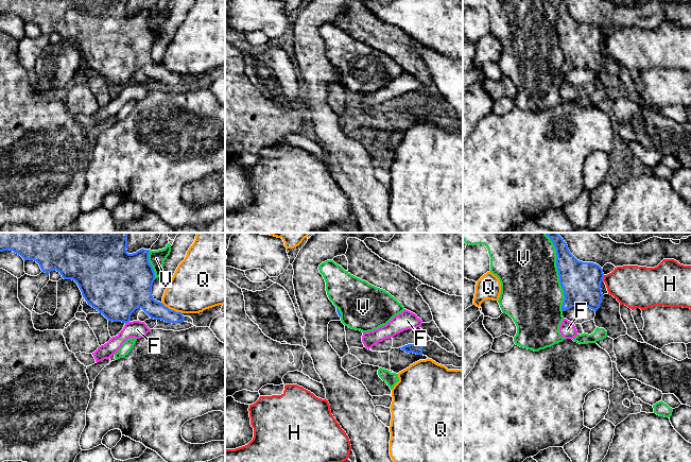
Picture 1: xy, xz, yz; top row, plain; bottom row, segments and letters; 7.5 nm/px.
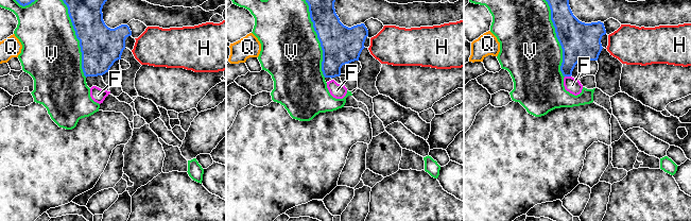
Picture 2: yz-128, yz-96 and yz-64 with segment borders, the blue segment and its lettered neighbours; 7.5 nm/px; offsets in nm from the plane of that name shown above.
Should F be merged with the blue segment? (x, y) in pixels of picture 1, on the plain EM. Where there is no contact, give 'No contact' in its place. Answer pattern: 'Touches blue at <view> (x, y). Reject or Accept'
Touches blue at xy (126, 84). Reject

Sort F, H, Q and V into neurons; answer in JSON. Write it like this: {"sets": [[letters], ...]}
{"sets": [["F"], ["H"], ["Q"], ["V"]]}

